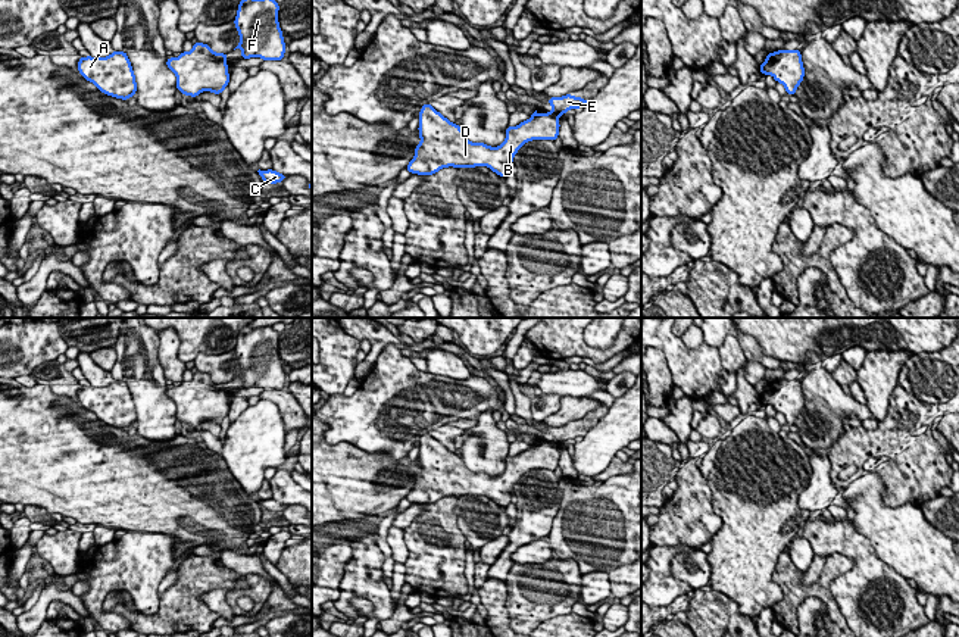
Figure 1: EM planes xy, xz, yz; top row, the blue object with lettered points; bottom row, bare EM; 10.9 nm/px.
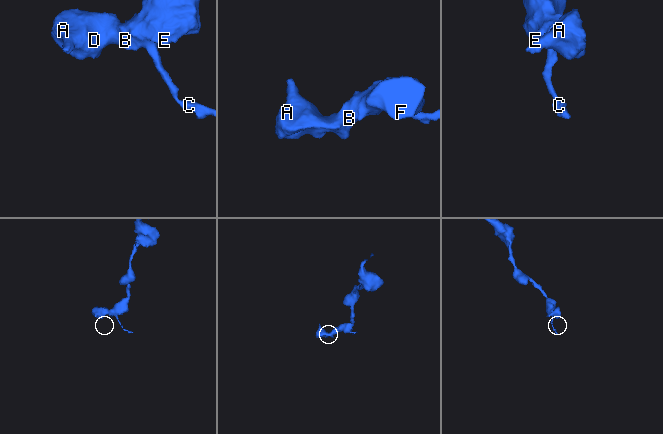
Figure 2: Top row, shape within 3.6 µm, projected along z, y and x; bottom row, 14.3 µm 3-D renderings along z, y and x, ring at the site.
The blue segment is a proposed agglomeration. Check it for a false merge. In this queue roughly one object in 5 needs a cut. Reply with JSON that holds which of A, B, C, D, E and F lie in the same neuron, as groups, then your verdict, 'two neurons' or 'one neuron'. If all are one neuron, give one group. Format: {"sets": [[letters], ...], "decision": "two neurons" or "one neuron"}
{"sets": [["A", "B", "C", "D", "E", "F"]], "decision": "one neuron"}

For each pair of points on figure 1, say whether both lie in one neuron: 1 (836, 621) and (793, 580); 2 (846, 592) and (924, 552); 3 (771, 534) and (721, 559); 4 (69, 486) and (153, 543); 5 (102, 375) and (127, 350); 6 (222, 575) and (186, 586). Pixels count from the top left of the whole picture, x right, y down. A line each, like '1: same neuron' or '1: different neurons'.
1: same neuron
2: different neurons
3: same neuron
4: different neurons
5: different neurons
6: same neuron

